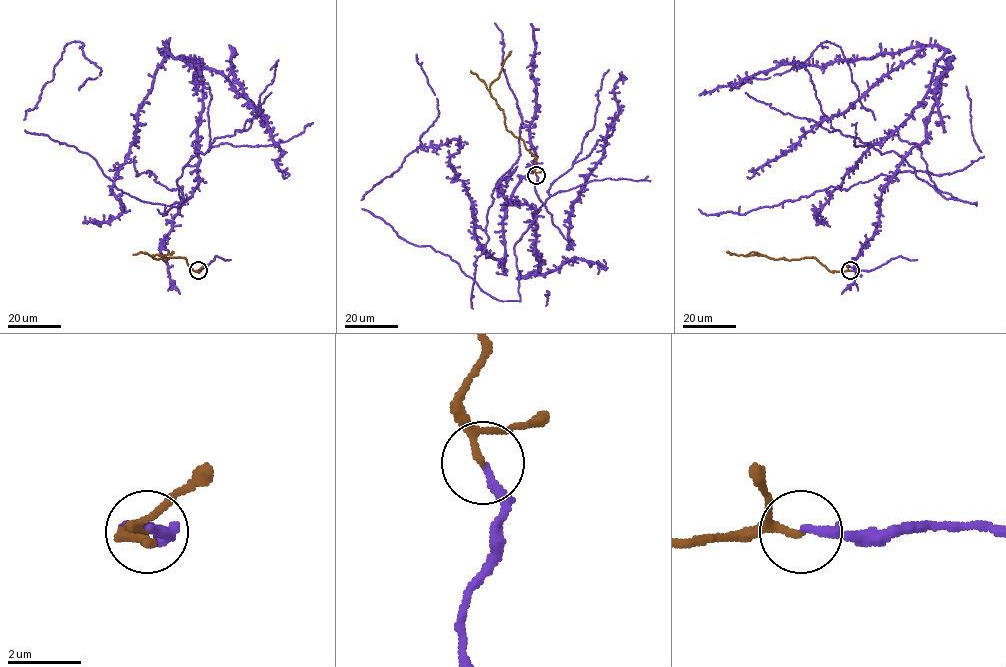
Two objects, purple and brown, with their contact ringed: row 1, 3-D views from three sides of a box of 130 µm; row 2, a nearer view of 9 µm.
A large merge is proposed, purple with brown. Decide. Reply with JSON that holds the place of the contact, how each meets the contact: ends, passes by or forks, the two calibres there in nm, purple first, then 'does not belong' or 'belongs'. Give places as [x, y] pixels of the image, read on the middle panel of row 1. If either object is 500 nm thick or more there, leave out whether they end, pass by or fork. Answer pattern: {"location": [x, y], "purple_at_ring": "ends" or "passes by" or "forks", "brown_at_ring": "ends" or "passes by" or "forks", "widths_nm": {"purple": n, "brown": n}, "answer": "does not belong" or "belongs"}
{"location": [536, 175], "purple_at_ring": "ends", "brown_at_ring": "passes by", "widths_nm": {"purple": 220, "brown": 140}, "answer": "belongs"}

